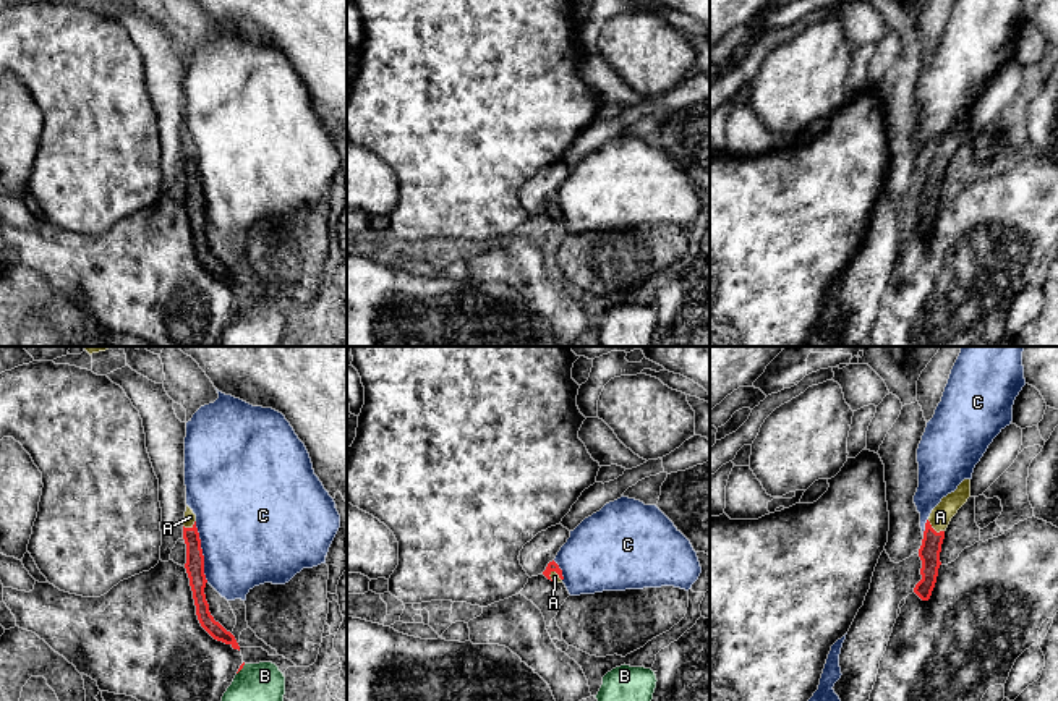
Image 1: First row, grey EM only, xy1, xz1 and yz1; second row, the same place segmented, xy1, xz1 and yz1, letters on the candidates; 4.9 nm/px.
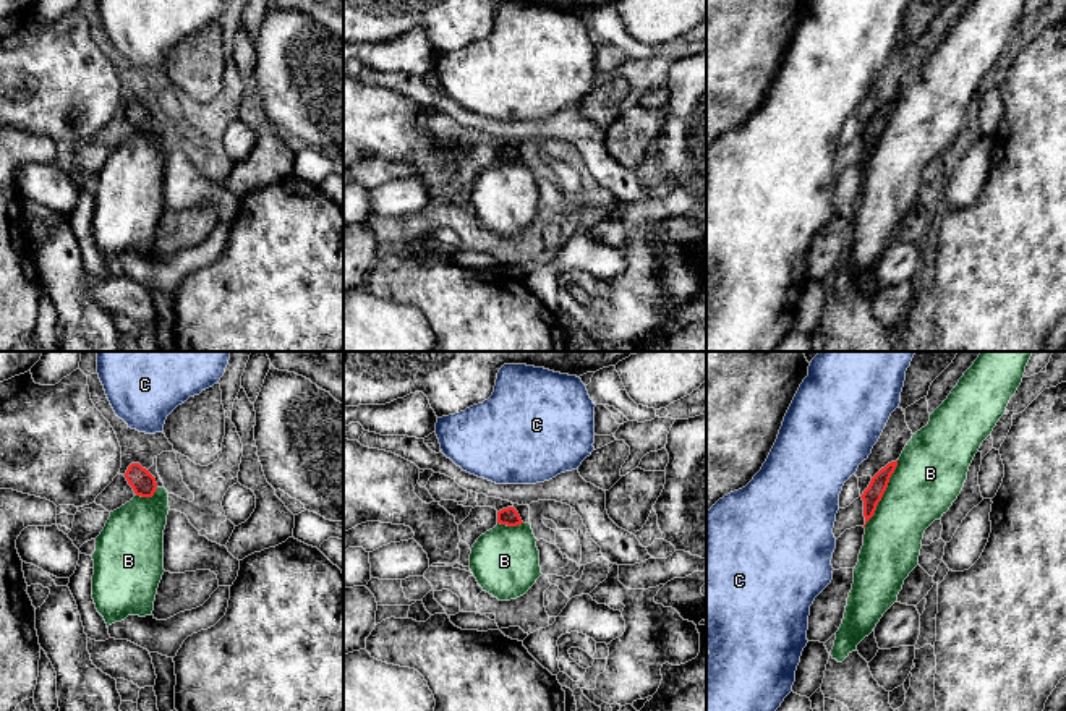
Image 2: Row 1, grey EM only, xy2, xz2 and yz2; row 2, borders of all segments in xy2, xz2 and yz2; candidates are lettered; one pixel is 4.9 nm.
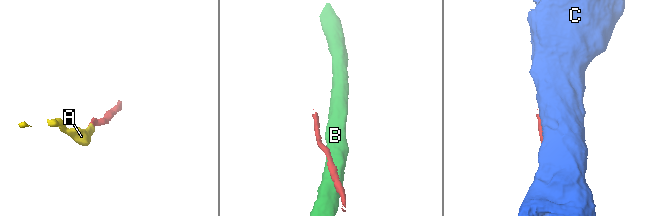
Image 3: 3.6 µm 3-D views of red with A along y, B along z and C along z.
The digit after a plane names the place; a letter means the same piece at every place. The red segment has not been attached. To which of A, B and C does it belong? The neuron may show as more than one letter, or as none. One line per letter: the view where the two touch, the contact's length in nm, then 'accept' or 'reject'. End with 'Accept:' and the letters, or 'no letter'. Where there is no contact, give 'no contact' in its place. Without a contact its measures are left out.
A: yz1 | 110 nm | accept
B: yz2 | 380 nm | reject
C: xy1 | 320 nm | reject
Accept: A

